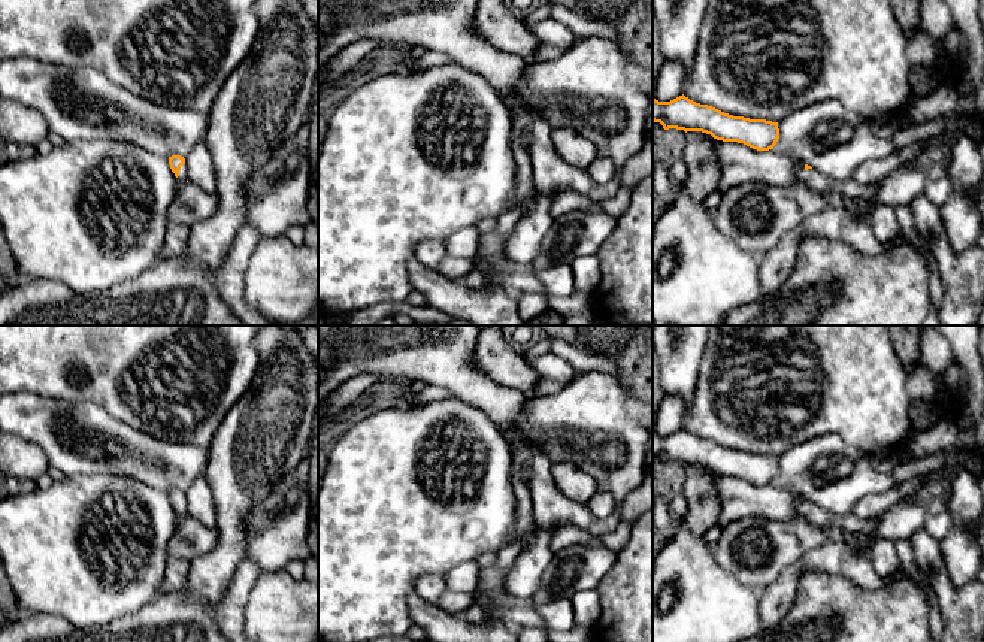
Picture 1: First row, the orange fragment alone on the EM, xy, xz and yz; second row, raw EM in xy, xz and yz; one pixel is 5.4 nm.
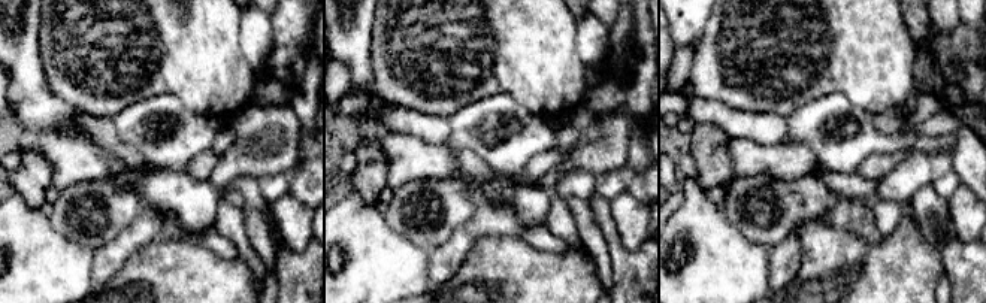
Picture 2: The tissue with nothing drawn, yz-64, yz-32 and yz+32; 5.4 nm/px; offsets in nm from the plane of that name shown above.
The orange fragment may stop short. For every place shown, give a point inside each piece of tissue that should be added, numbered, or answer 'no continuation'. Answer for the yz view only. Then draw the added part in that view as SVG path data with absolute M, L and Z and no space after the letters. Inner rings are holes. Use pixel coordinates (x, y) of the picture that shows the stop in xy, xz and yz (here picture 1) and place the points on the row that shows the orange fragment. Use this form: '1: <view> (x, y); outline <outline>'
1: yz (836, 191); outline M800 163L796 169L796 182L805 184L809 188L818 191L830 203L844 205L854 200L872 200L879 188L879 182L860 185L851 179L832 181L814 169L806 170L805 163Z

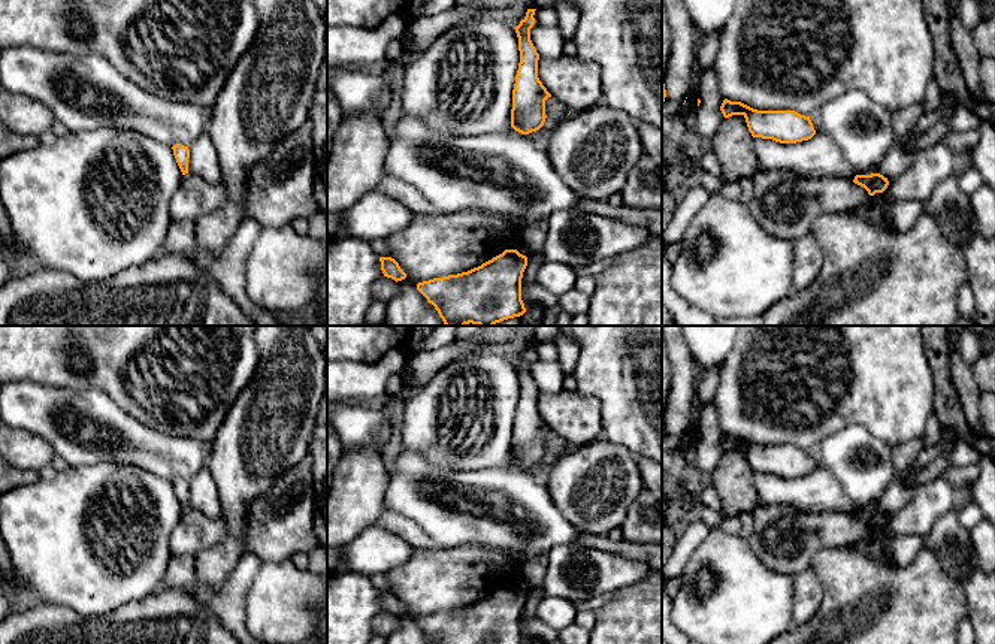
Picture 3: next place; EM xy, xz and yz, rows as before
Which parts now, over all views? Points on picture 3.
no continuation

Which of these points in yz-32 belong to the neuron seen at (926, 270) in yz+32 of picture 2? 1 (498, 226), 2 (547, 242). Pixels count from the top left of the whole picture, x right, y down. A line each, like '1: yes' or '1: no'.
1: no
2: no

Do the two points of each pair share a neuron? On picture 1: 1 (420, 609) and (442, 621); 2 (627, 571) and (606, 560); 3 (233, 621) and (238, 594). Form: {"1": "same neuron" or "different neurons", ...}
{"1": "same neuron", "2": "different neurons", "3": "same neuron"}

